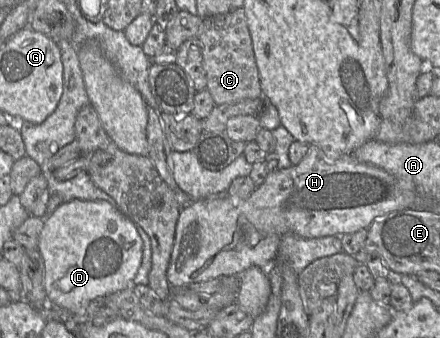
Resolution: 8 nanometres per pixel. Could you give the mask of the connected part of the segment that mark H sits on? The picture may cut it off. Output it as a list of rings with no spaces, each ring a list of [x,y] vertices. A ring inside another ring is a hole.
[[[308,145],[307,154],[299,164],[269,172],[263,184],[247,199],[232,200],[228,194],[218,195],[193,201],[182,208],[176,224],[167,280],[174,288],[239,275],[252,266],[266,269],[274,263],[280,242],[288,233],[306,239],[340,237],[368,228],[378,217],[413,208],[419,203],[416,192],[401,189],[396,178],[385,170],[360,162],[353,155],[329,160],[319,147]]]

